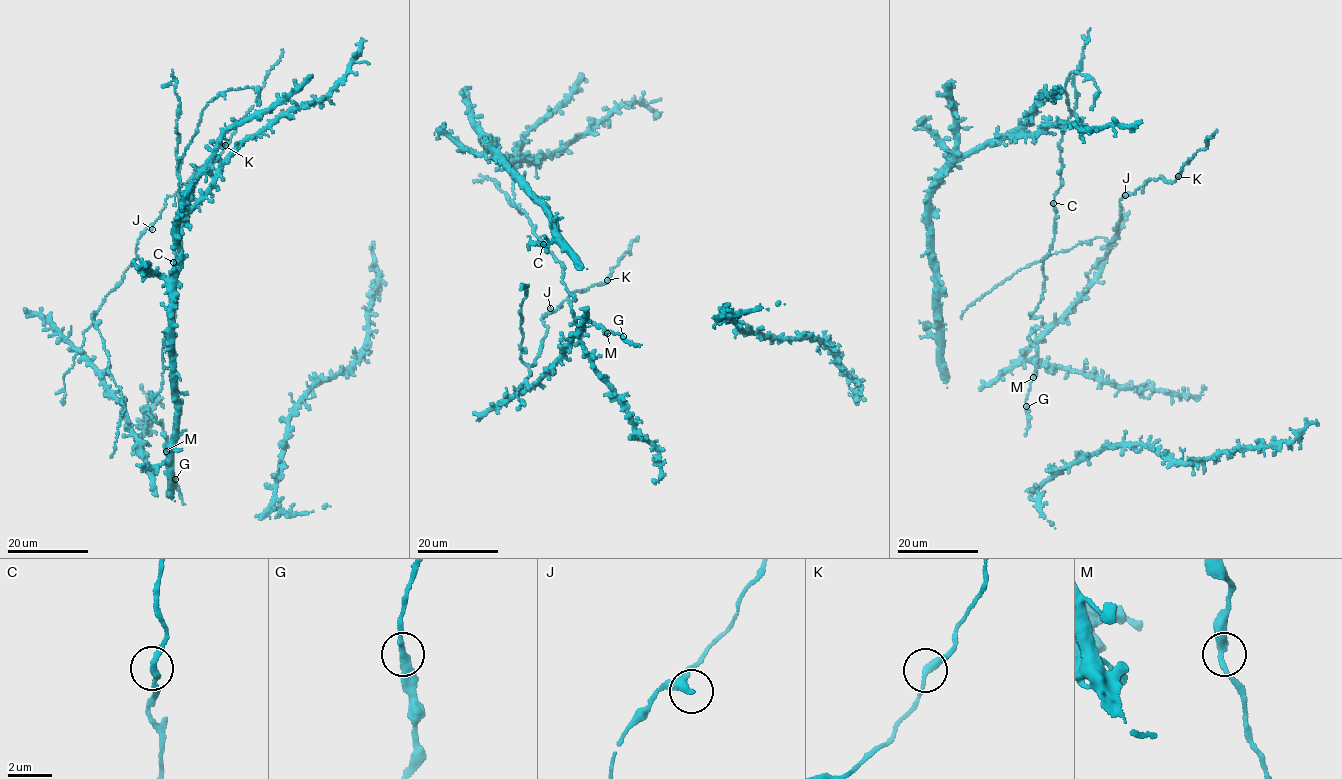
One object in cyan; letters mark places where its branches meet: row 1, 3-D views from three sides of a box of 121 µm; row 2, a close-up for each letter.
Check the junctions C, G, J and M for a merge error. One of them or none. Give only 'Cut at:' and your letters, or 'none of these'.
Cut at: none of these

